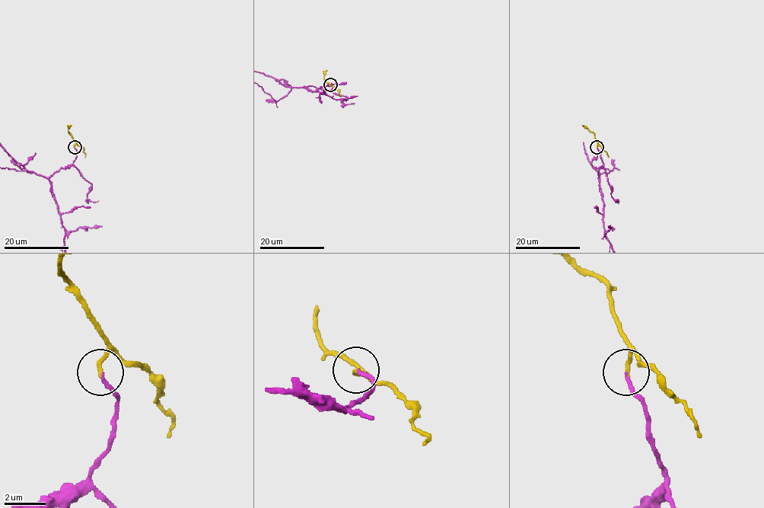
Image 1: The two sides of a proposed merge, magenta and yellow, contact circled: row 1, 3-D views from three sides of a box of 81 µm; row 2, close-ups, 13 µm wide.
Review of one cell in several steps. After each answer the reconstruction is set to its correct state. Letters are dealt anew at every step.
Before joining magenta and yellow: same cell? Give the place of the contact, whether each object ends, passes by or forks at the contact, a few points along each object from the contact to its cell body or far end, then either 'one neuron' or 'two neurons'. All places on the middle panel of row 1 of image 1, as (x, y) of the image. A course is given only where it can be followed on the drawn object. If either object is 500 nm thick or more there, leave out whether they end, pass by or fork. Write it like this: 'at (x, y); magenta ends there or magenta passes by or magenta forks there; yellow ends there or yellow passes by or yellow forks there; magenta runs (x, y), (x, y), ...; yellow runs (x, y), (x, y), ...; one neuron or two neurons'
at (330, 84); magenta ends there; yellow ends there; yellow runs (330, 84), (324, 81), (323, 75), (327, 70); one neuron

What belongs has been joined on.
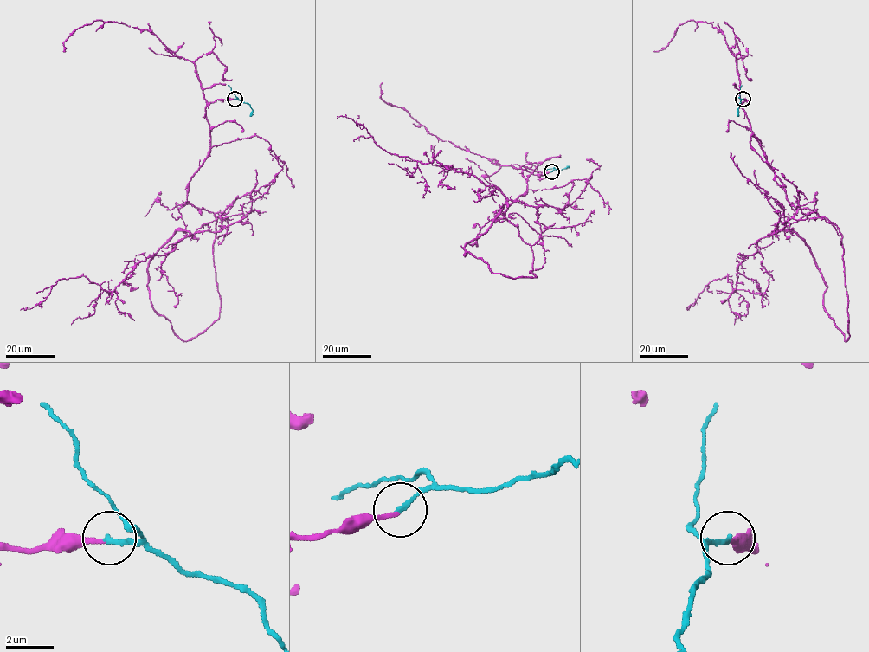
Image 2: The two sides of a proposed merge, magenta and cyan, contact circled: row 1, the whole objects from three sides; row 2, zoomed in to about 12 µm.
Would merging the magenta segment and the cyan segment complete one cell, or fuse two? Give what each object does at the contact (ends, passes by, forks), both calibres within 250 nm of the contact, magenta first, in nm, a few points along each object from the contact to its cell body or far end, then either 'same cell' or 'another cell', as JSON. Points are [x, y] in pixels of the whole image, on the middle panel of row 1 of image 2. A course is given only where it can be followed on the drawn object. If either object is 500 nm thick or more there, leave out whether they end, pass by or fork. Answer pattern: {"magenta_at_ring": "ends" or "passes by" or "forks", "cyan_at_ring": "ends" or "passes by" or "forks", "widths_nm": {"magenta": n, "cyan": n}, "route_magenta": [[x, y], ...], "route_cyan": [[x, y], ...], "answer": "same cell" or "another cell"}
{"magenta_at_ring": "ends", "cyan_at_ring": "ends", "widths_nm": {"magenta": 160, "cyan": 220}, "route_magenta": [[551, 172], [523, 171], [527, 190], [504, 215], [526, 243], [549, 228], [535, 207], [391, 154], [337, 118]], "route_cyan": [[551, 171], [566, 167]], "answer": "same cell"}

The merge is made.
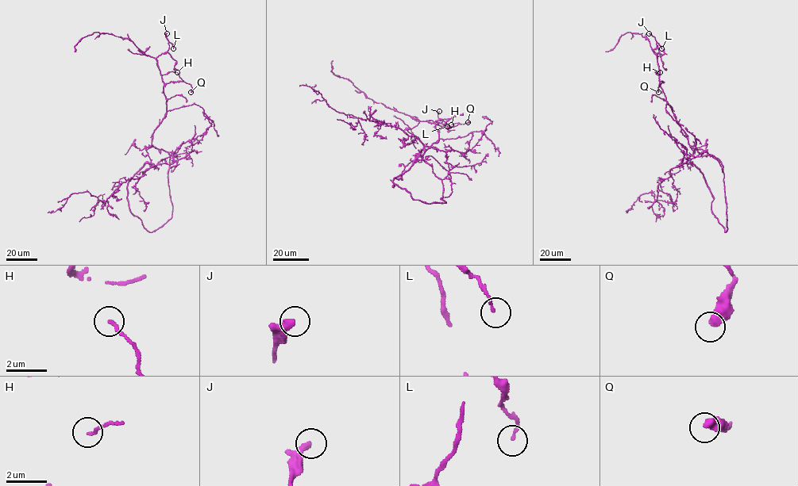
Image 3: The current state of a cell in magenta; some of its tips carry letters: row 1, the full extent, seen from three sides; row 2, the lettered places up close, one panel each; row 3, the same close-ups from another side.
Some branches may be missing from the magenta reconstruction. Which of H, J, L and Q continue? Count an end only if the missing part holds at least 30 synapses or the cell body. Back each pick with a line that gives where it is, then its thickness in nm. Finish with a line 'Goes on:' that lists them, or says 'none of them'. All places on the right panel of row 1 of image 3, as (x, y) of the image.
Goes on: none of them

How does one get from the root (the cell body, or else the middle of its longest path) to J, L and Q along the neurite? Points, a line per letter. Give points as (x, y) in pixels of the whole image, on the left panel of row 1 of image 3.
J: (158, 149), (152, 145), (152, 138), (153, 131), (164, 116), (166, 101), (156, 58), (168, 49), (167, 33)
L: (158, 149), (152, 145), (152, 138), (164, 116), (166, 101), (156, 58), (167, 51), (169, 42), (173, 48)
Q: (158, 149), (152, 145), (152, 138), (166, 112), (163, 86), (171, 82), (183, 81), (190, 85), (190, 92)

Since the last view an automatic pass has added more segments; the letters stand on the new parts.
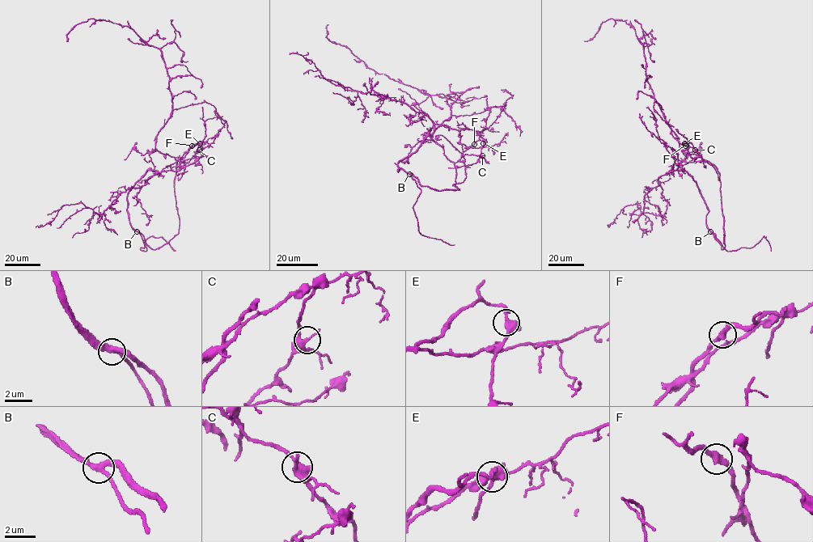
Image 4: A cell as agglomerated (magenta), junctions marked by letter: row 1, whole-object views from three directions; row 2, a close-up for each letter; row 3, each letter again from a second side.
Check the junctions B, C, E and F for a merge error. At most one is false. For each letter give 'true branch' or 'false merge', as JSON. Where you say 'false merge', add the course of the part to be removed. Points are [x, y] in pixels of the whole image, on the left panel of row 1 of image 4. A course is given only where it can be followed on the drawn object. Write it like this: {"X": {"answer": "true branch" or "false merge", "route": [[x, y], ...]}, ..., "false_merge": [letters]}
{"B": {"answer": "true branch"}, "C": {"answer": "true branch"}, "E": {"answer": "true branch"}, "F": {"answer": "true branch"}, "false_merge": []}

